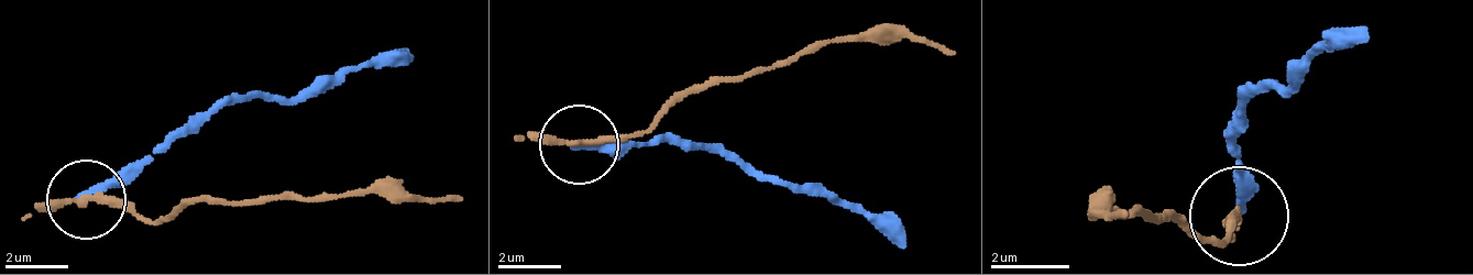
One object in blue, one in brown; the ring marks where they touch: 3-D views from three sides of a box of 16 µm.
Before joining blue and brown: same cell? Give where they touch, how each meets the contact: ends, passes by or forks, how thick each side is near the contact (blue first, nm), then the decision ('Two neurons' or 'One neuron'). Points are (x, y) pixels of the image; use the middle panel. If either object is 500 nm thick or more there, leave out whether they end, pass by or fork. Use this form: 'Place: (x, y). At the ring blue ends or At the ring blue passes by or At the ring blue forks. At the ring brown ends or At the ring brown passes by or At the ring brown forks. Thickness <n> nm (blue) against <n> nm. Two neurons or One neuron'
Place: (579, 144). At the ring blue ends. At the ring brown passes by. Thickness 240 nm (blue) against 200 nm. Two neurons

